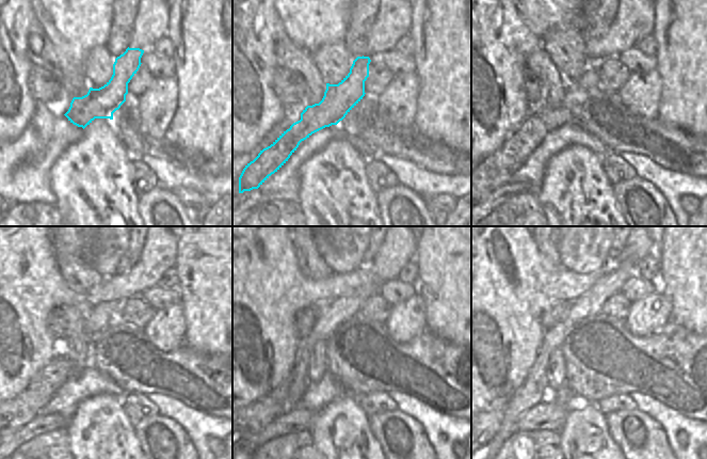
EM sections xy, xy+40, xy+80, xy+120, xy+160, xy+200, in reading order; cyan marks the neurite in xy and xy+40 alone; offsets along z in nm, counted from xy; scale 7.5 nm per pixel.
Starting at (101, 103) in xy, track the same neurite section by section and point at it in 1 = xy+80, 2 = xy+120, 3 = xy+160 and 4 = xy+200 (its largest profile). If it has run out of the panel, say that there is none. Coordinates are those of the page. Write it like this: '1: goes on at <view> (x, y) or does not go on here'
1: goes on at xy+80 (495, 171)
2: goes on at xy+120 (20, 410)
3: goes on at xy+160 (254, 417)
4: goes on at xy+200 (493, 420)

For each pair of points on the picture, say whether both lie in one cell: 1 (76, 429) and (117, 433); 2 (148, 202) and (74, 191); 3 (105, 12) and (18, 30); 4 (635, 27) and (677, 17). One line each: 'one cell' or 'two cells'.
1: one cell
2: two cells
3: two cells
4: two cells

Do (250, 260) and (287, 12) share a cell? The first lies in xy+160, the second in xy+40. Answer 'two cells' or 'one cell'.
two cells

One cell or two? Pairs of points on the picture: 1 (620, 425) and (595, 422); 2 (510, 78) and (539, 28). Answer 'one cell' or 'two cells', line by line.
1: two cells
2: two cells

